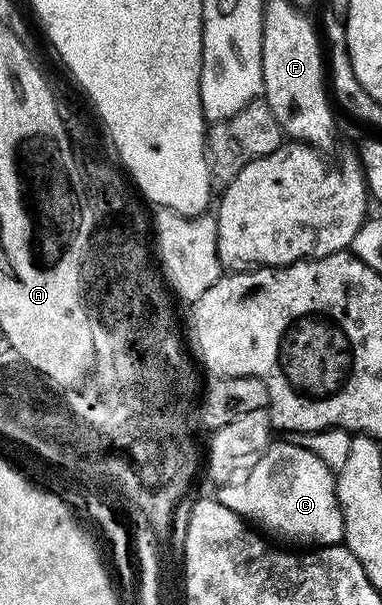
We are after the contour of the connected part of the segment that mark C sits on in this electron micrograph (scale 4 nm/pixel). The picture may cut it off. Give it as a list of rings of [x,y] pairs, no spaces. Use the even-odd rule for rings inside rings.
[[[277,440],[242,479],[223,486],[219,501],[253,526],[305,541],[305,546],[341,544],[344,524],[333,470],[306,447],[288,441]]]

